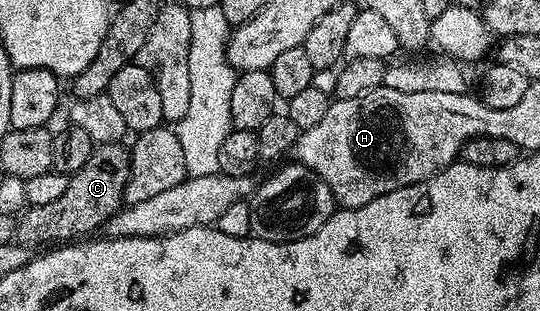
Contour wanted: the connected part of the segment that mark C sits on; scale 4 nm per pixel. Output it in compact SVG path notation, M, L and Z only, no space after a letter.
M103 142L95 145L88 164L84 164L84 168L70 175L68 189L54 203L27 206L17 215L17 241L27 248L35 248L40 242L66 244L79 236L93 235L90 233L97 226L98 229L105 227L106 220L118 213L123 205L126 176L129 173L130 152L122 142Z

